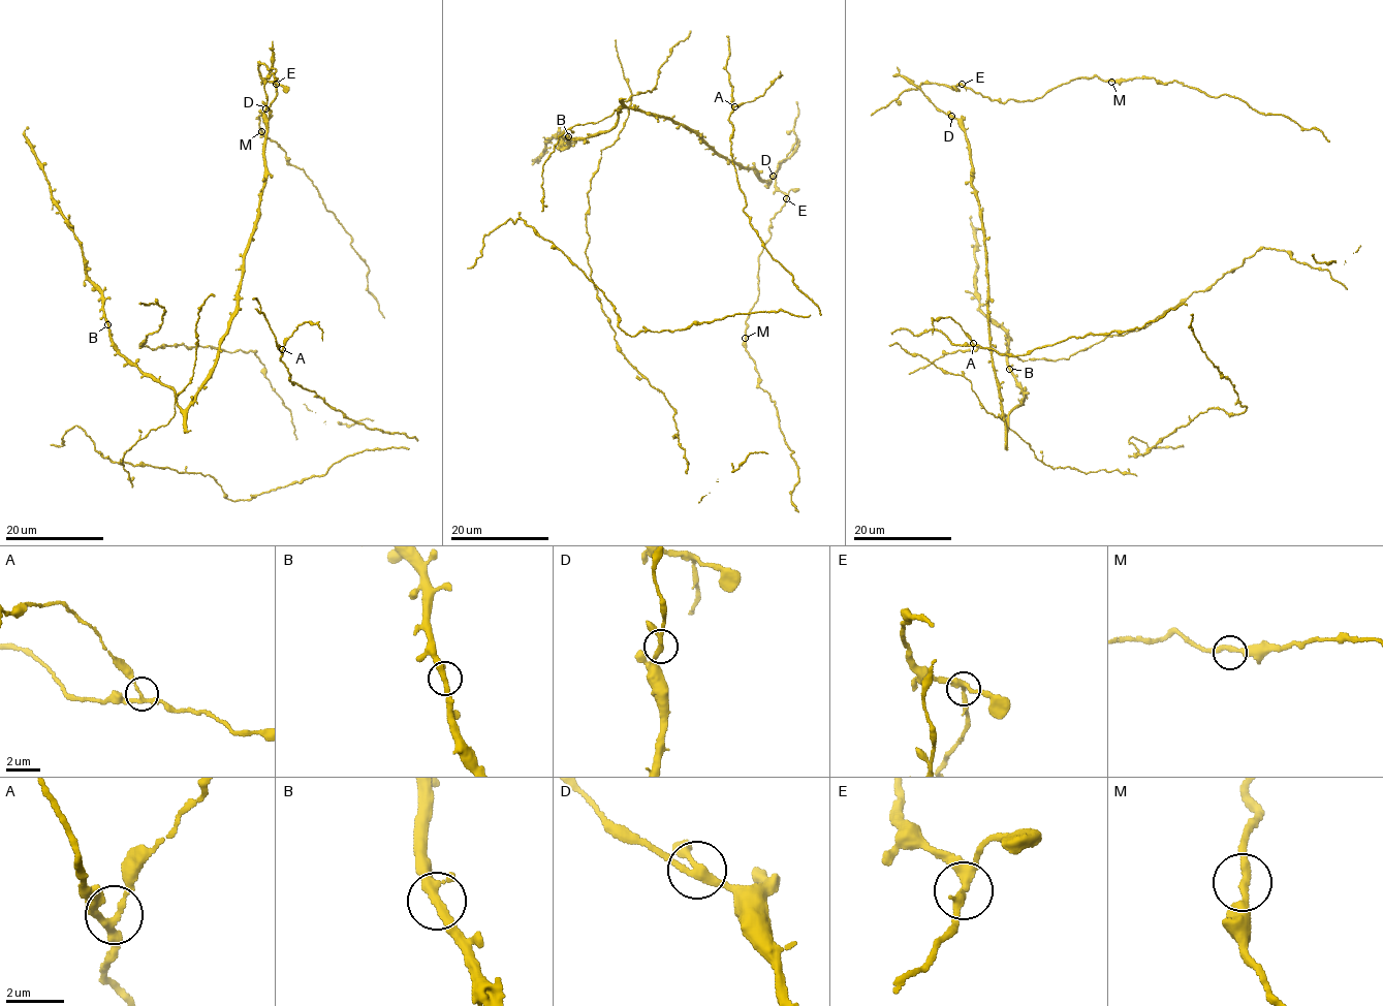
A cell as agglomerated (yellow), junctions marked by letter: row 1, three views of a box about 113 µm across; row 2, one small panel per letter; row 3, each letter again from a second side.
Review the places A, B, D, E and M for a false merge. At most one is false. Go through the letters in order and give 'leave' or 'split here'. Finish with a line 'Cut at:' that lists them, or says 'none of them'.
A: leave
B: leave
D: leave
E: leave
M: leave
Cut at: none of them

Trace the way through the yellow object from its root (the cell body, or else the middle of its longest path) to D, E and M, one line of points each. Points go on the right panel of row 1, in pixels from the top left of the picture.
D: (1013, 432), (1005, 422), (993, 365), (986, 249), (972, 187), (969, 142), (959, 121), (951, 116)
E: (1013, 432), (1005, 422), (993, 365), (986, 249), (969, 142), (959, 121), (916, 89), (962, 84)
M: (1013, 432), (993, 365), (969, 142), (916, 89), (962, 84), (1002, 102), (1080, 77), (1111, 82)

